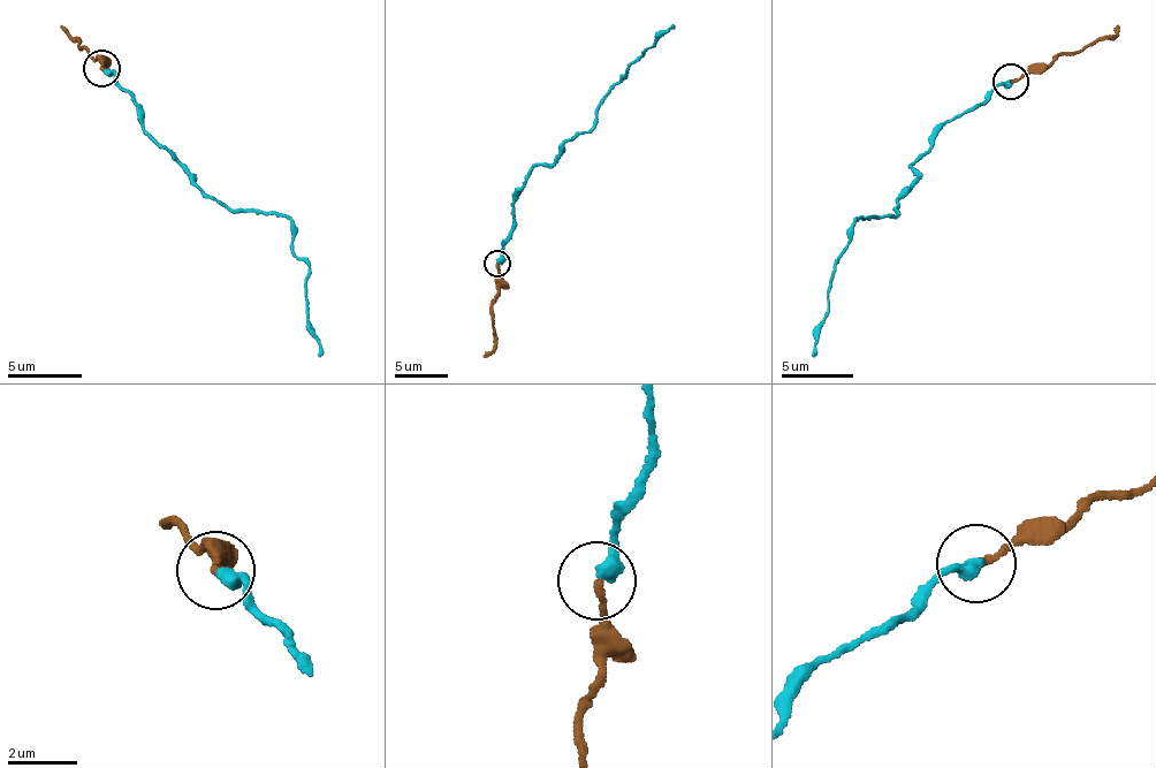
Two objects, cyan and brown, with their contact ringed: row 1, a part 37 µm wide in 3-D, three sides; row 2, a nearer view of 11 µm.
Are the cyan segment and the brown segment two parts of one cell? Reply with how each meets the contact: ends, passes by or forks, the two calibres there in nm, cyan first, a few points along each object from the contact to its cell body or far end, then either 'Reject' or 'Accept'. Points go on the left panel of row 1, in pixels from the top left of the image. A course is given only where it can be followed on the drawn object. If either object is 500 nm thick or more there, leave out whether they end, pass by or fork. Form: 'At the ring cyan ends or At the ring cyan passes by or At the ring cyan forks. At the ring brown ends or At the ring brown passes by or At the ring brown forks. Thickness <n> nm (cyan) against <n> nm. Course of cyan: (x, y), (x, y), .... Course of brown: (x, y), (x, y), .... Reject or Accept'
At the ring cyan ends. At the ring brown ends. Thickness 400 nm (cyan) against 180 nm. Course of cyan: (103, 67), (137, 98), (154, 141), (191, 181), (233, 212), (257, 208), (293, 221), (319, 357). Course of brown: (103, 67), (61, 27). Accept

